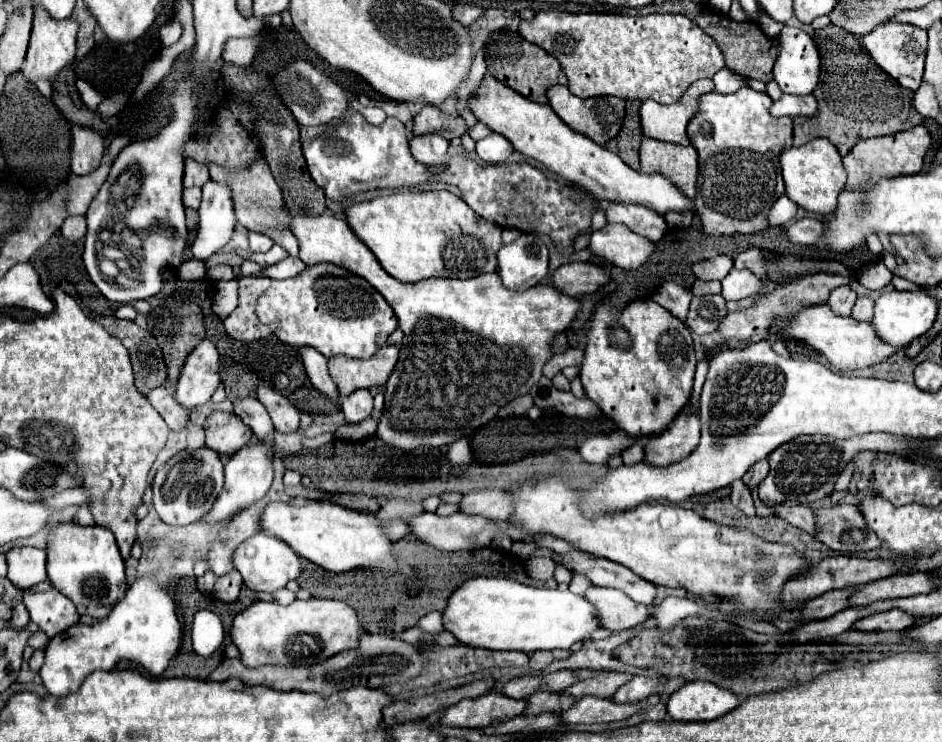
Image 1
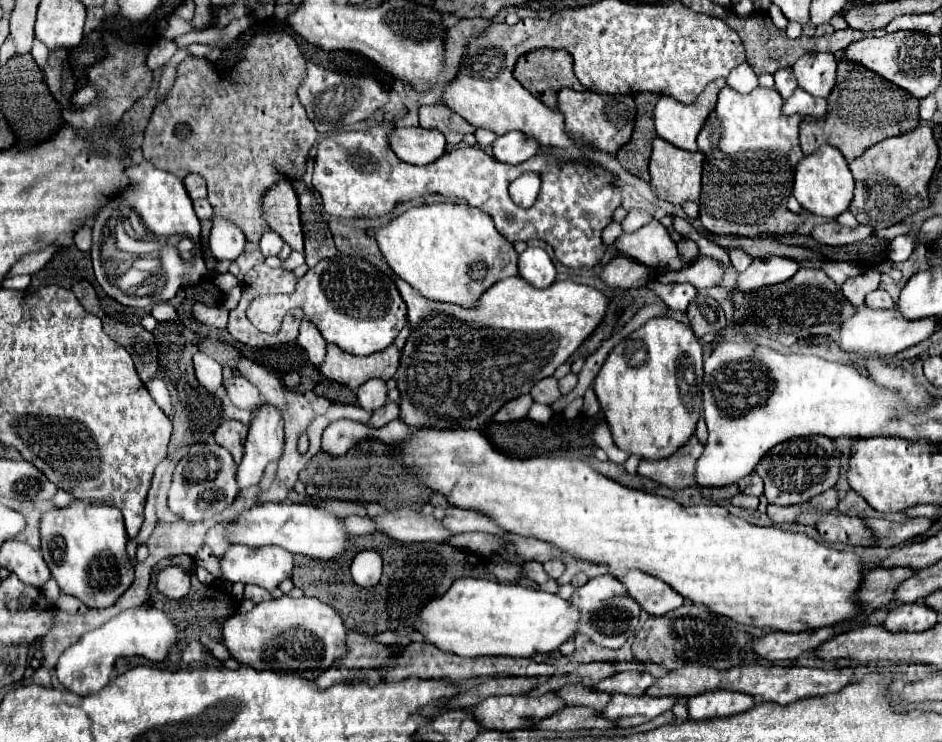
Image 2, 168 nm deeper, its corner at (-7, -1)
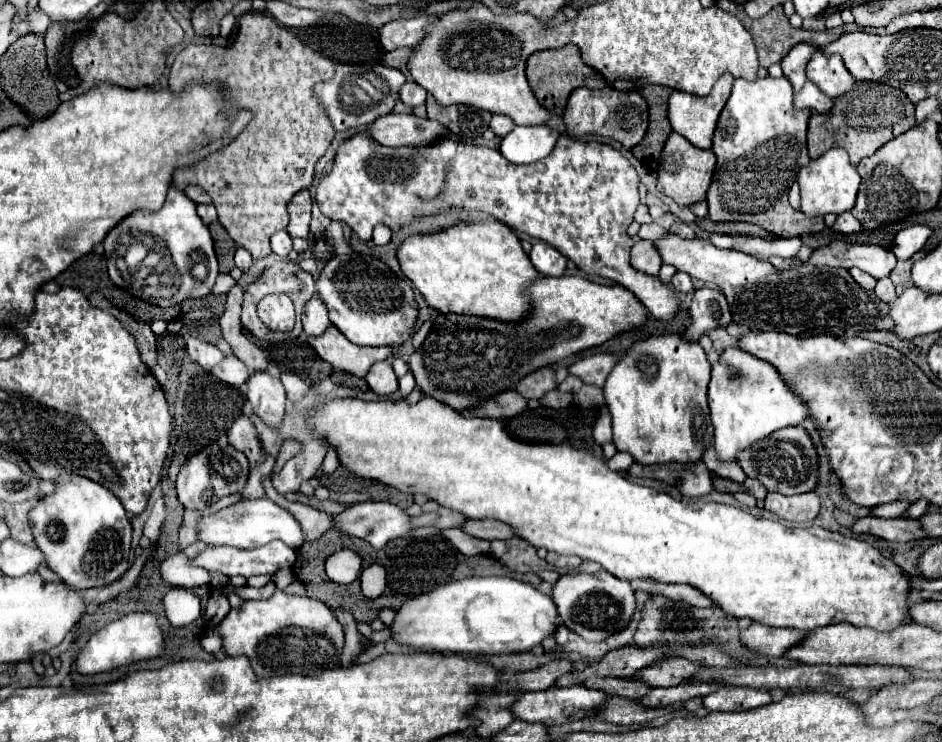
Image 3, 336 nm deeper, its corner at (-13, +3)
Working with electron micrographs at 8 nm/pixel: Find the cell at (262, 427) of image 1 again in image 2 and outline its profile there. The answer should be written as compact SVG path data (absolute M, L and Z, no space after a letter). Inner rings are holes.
M234 374L230 380L224 380L224 388L230 396L230 400L234 402L234 406L244 408L244 410L256 410L262 404L260 392L254 384L250 384L244 376Z

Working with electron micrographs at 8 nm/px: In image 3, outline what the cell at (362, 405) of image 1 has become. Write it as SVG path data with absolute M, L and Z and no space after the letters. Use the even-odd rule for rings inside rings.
M376 362L372 370L366 374L366 382L370 390L378 396L392 396L398 390L398 378L390 362Z

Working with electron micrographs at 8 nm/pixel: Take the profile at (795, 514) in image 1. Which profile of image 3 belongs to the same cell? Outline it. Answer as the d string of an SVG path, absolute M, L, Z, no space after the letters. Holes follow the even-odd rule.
M866 516L866 518L858 518L850 530L854 530L856 534L872 534L888 542L908 542L926 536L920 530L920 524L910 518L890 520L890 518Z

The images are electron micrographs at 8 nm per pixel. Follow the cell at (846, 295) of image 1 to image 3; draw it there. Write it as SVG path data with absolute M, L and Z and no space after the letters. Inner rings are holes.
M850 268L850 274L852 274L852 278L854 278L864 290L874 290L876 280L874 280L870 274L866 274L866 272L860 270L860 268Z

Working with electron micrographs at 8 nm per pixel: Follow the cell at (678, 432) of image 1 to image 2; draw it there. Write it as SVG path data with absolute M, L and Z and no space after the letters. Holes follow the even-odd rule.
M696 436L690 438L686 446L682 446L676 454L664 460L642 460L638 464L638 474L646 476L654 482L660 482L672 490L684 490L694 486L694 466L696 460L700 458L704 446L698 442Z

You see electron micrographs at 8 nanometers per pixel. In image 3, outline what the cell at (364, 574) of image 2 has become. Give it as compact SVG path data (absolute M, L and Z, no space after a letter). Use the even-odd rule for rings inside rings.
M360 502L336 516L336 530L368 540L374 550L382 550L394 538L414 532L406 510L390 502Z

